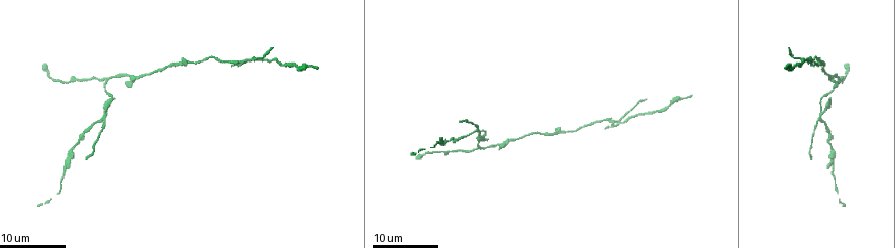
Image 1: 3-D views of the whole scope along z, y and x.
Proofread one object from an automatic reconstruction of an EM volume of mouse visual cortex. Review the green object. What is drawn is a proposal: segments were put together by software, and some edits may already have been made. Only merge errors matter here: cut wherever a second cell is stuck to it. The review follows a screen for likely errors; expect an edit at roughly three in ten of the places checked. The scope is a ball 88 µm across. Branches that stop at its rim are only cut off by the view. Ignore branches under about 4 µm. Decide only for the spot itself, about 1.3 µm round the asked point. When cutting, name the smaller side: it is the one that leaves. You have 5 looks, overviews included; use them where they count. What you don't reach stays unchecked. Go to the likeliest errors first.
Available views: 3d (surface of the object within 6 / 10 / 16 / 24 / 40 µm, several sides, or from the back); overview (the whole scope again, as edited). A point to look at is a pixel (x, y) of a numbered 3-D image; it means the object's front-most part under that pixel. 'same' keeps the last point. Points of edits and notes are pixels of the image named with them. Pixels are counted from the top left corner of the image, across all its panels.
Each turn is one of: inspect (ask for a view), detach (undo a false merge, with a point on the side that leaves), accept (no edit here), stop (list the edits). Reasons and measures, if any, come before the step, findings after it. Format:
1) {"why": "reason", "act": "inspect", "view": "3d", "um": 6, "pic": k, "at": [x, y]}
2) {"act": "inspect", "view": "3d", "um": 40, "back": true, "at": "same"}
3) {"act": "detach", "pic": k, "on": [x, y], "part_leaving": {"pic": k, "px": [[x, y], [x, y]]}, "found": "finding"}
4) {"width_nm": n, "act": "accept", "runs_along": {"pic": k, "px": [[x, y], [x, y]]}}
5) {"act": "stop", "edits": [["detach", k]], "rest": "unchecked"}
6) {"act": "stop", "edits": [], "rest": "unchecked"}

{"why": "arms part here", "act": "inspect", "view": "3d", "um": 16, "pic": 1, "at": [480, 147]}

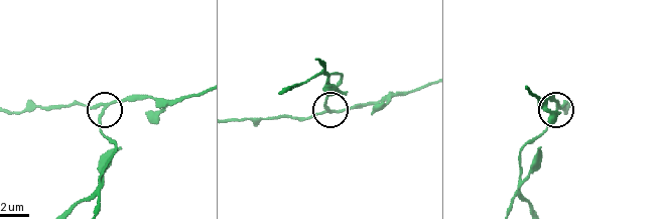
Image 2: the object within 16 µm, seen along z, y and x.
{"act": "inspect", "view": "3d", "um": 10, "pic": 2, "at": [327, 108]}

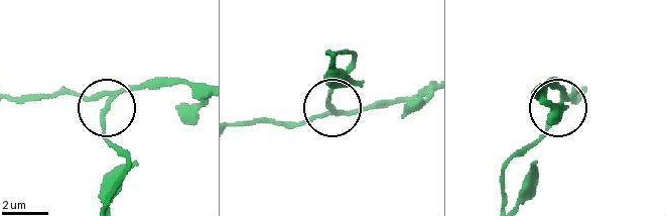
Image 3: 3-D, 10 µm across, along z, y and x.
{"act": "inspect", "view": "3d", "um": 6, "pic": 3, "at": [108, 106]}

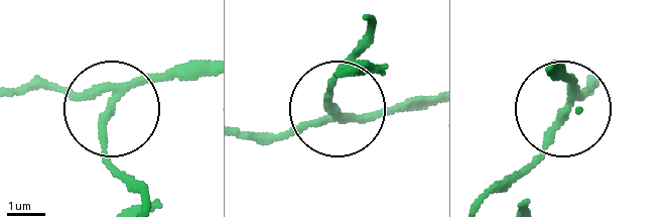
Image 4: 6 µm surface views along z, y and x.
{"width_nm": 190, "act": "accept", "found": "all the same cell"}

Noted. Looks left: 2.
{"why": "three-way junction", "act": "inspect", "view": "3d", "um": 24, "pic": 1, "at": [819, 119]}

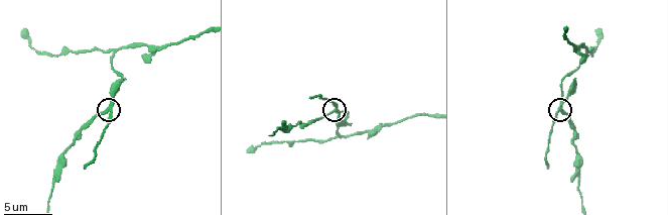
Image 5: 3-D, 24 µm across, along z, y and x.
{"act": "inspect", "view": "3d", "um": 10, "pic": 5, "at": [559, 109]}

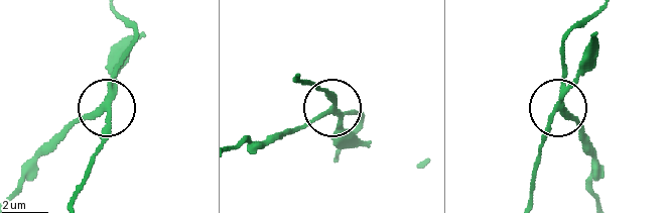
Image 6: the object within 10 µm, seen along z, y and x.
{"act": "detach", "pic": 6, "on": [111, 133], "part_leaving": {"pic": 6, "px": [[109, 105], [90, 173], [75, 202]]}, "found": "two cells meet here"}

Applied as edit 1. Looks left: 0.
{"act": "stop", "edits": [["detach", 6]], "rest": "unchecked"}

